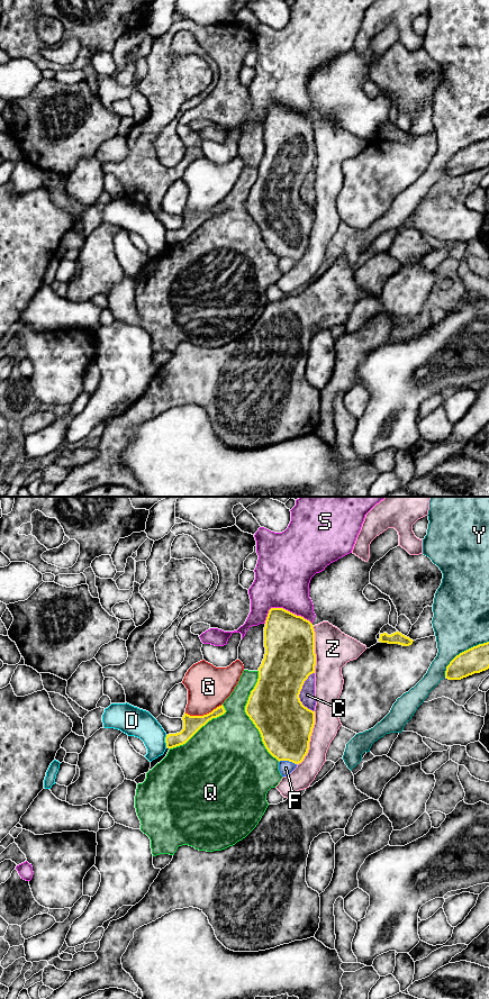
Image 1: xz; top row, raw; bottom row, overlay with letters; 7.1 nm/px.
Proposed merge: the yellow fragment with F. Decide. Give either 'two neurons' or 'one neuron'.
two neurons

